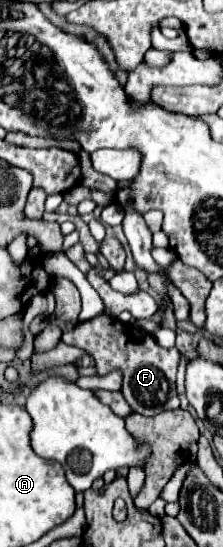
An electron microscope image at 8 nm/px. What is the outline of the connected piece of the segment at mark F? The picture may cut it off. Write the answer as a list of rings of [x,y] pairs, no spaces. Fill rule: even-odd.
[[[102,312],[90,320],[76,324],[70,330],[70,342],[84,348],[96,362],[98,376],[106,376],[112,370],[122,372],[122,396],[130,408],[142,416],[156,416],[164,410],[178,410],[180,400],[176,396],[176,368],[180,352],[176,348],[162,348],[152,334],[142,334],[136,326],[118,326],[110,314]]]

